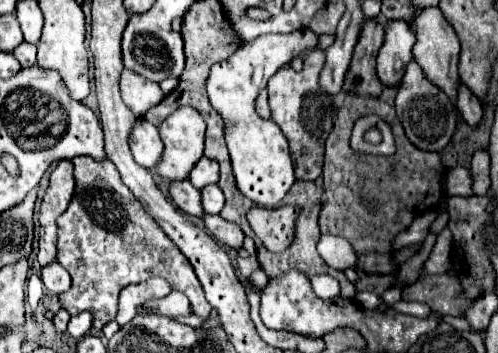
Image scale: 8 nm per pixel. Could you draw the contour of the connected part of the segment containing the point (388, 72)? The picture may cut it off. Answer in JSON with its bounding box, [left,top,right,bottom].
[378,20,414,86]

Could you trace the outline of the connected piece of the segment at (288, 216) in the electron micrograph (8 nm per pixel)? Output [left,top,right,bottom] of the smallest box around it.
[248,205,301,252]

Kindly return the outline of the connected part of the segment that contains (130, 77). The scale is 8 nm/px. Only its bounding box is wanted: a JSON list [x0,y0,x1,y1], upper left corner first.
[120,68,162,114]

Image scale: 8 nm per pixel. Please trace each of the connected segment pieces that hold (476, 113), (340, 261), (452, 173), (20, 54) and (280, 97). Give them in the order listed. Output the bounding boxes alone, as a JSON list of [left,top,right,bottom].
[[456,84,482,126],[318,236,356,270],[446,166,472,196],[12,42,36,68],[268,48,334,180]]

